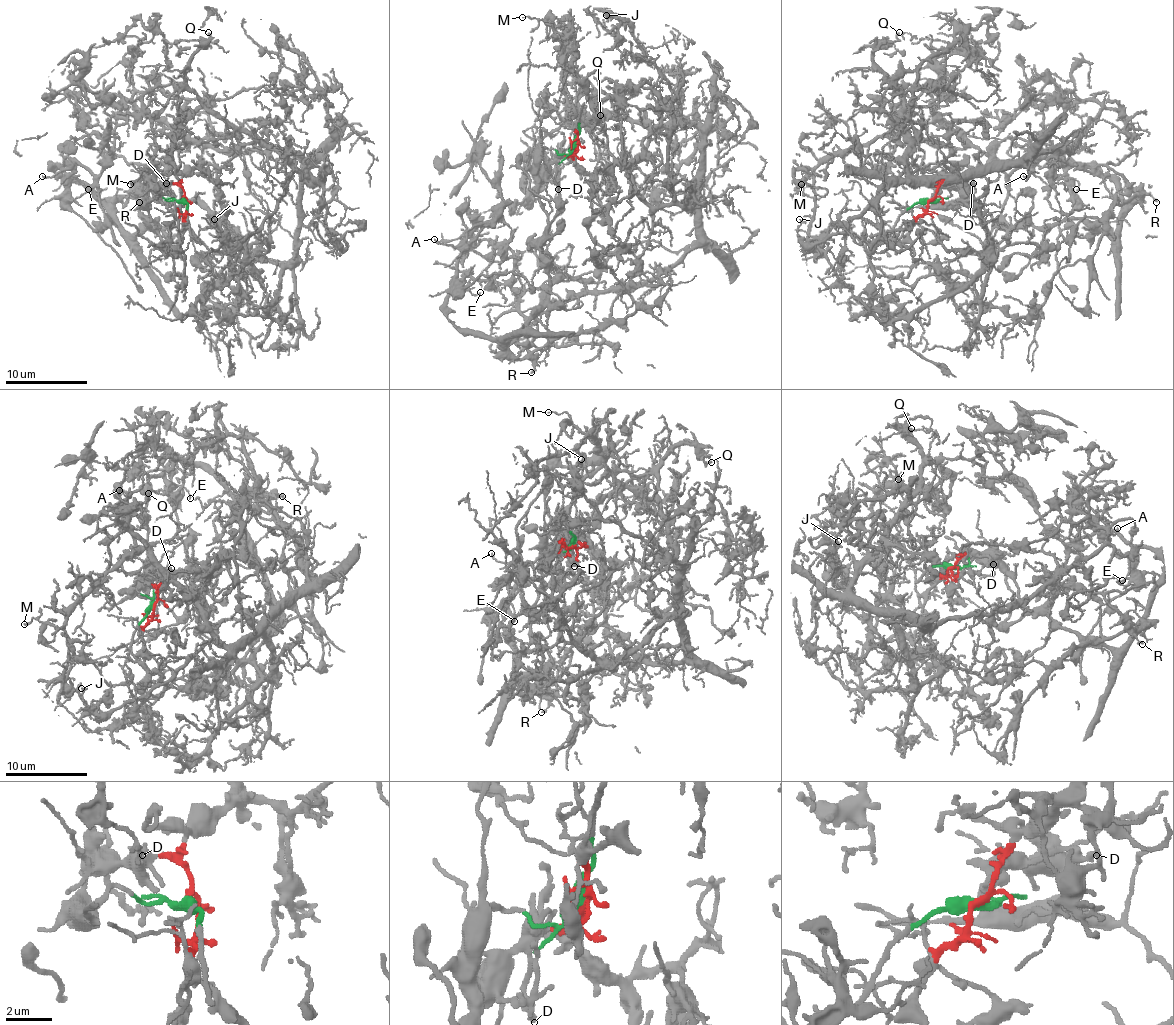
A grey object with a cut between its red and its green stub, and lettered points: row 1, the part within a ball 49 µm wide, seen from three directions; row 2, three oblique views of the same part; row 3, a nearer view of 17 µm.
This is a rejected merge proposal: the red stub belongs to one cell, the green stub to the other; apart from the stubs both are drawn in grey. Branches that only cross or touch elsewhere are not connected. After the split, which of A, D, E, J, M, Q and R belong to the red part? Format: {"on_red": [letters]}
{"on_red": ["D", "J", "M", "Q"]}

